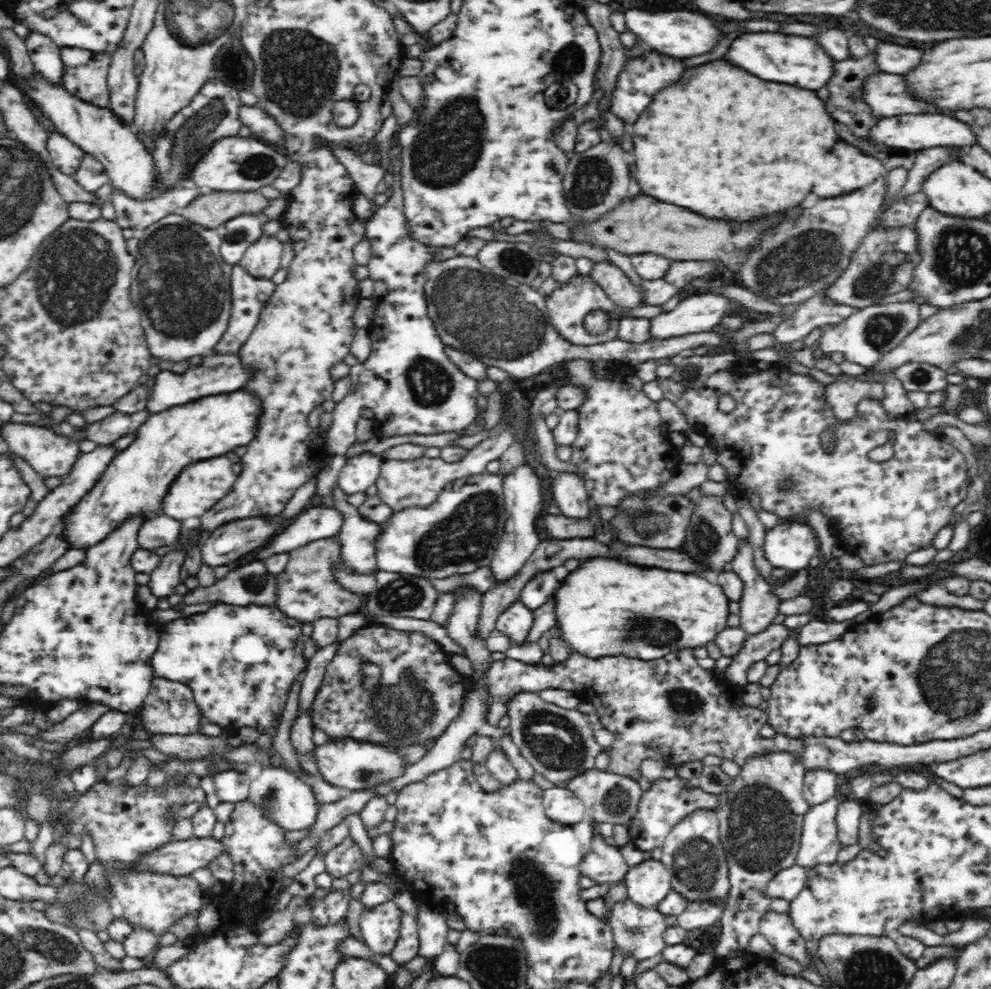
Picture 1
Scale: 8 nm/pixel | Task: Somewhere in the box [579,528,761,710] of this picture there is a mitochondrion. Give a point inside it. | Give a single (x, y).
(661, 631)

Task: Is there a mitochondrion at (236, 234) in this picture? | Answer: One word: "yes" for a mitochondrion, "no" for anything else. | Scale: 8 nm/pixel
yes

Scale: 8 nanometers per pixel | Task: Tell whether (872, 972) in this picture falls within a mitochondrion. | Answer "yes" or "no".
yes

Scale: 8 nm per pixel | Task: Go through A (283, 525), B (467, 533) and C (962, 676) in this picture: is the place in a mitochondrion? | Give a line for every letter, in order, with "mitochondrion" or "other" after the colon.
A: other
B: mitochondrion
C: mitochondrion

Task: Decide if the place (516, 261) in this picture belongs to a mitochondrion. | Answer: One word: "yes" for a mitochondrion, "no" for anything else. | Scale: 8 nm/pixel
yes

